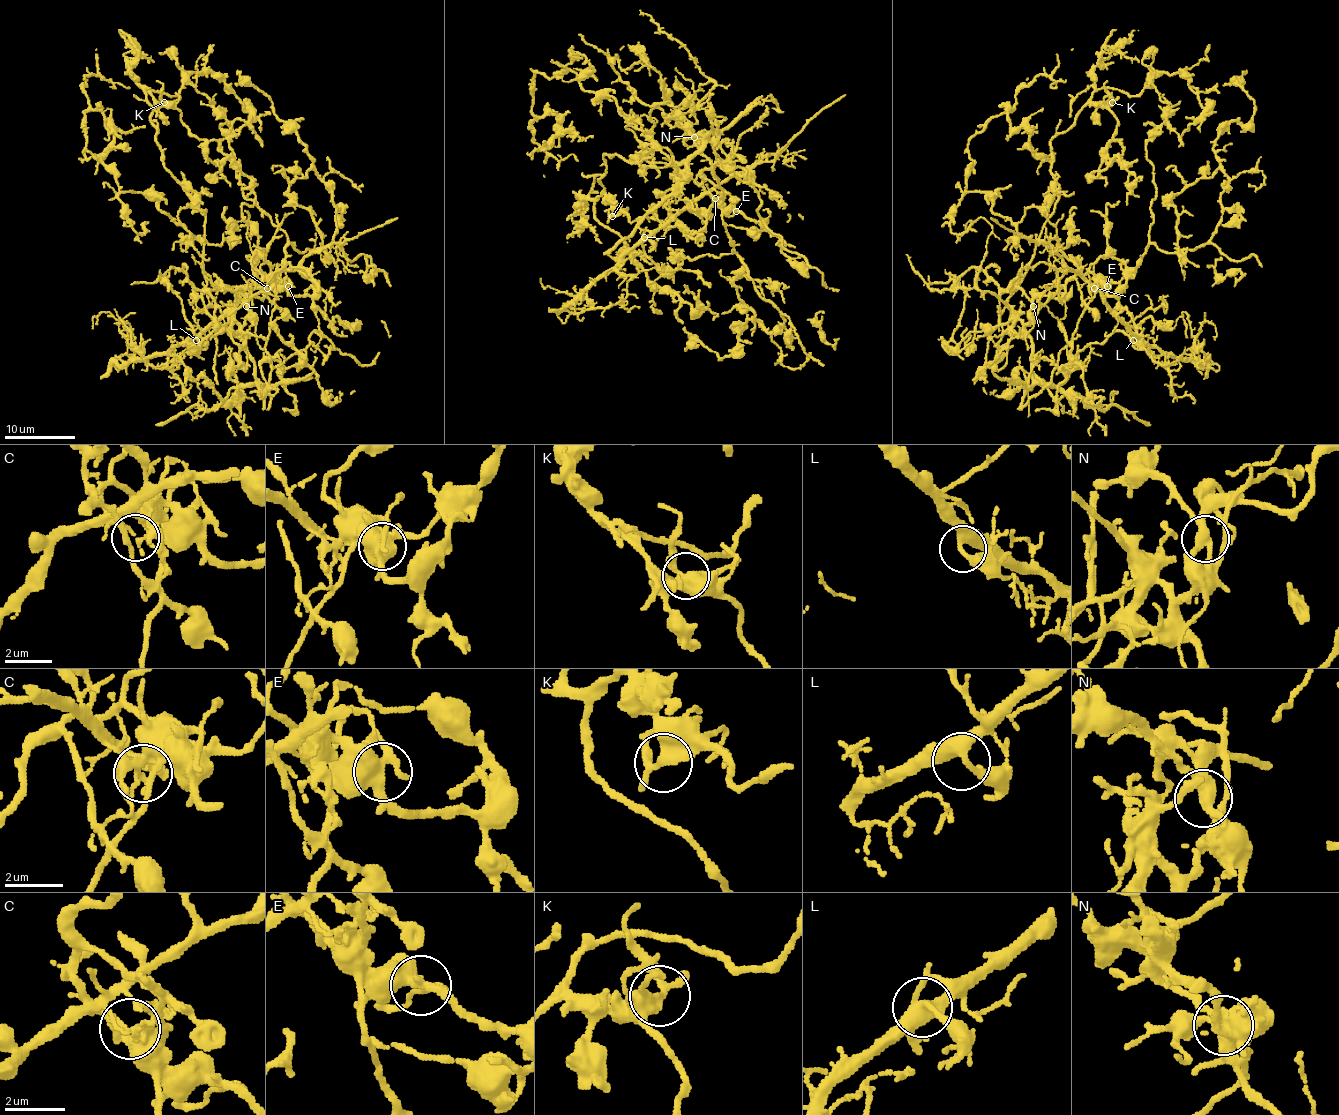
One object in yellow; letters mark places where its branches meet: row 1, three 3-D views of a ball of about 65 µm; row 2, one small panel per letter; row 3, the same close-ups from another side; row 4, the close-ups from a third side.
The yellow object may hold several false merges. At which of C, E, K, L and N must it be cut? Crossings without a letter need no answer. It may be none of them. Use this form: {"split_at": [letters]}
{"split_at": ["C", "N"]}

